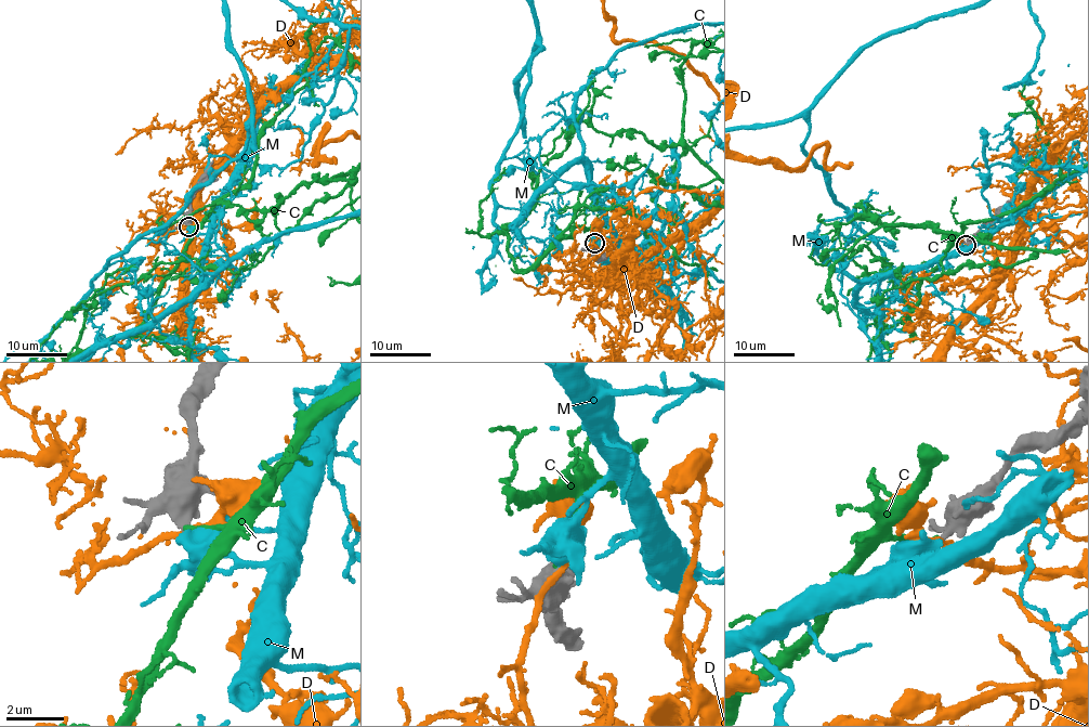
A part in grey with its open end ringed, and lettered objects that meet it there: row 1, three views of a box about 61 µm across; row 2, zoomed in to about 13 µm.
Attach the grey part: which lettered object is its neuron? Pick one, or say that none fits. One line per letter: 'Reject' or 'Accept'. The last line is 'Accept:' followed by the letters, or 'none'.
C: Reject
D: Reject
M: Reject
Accept: none

